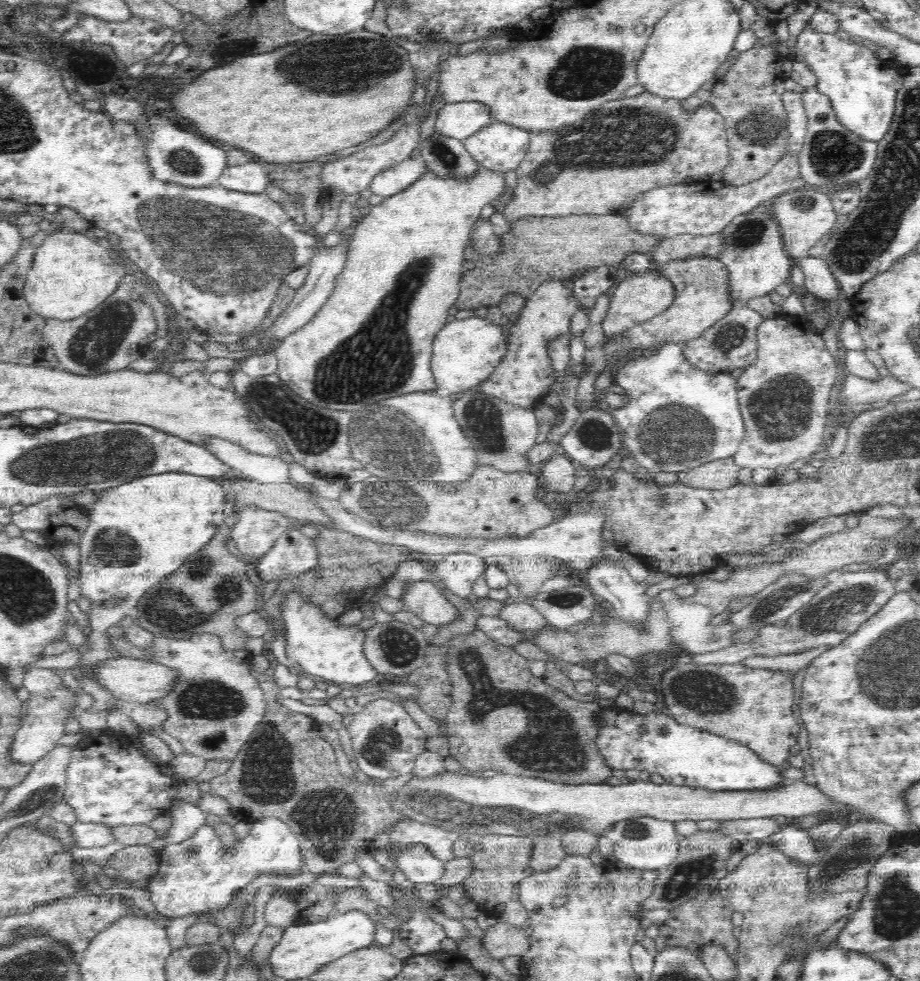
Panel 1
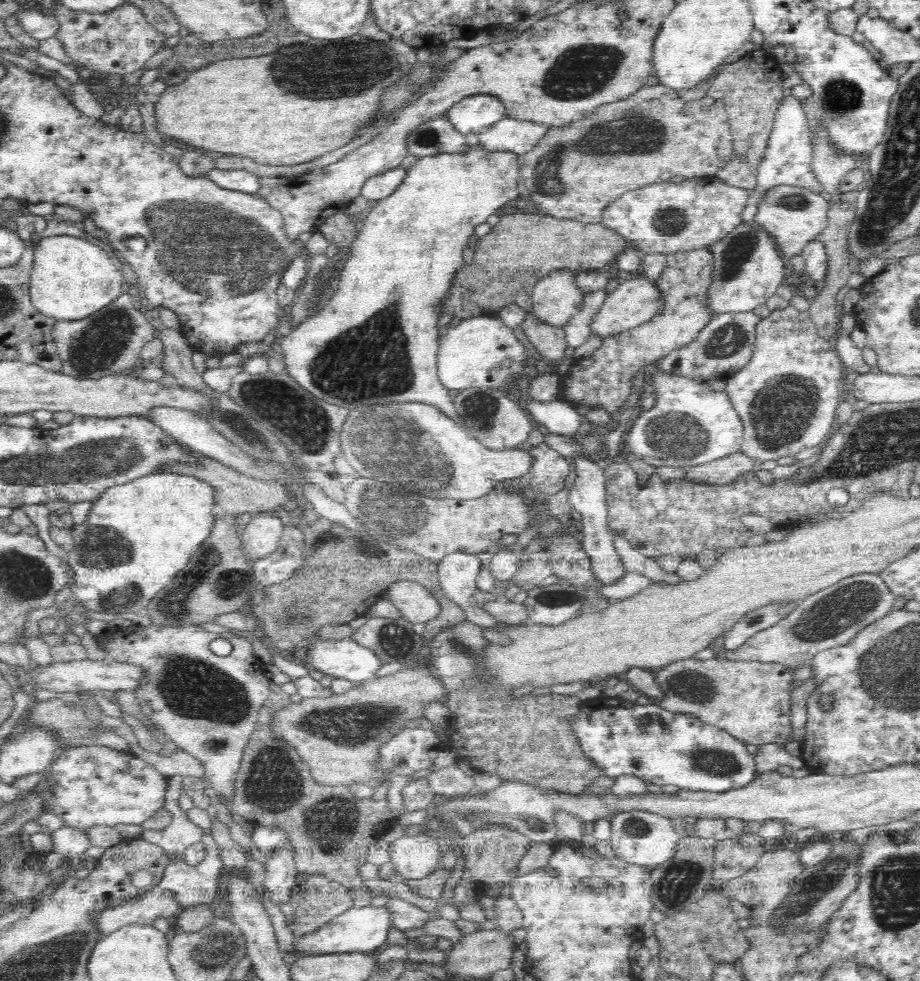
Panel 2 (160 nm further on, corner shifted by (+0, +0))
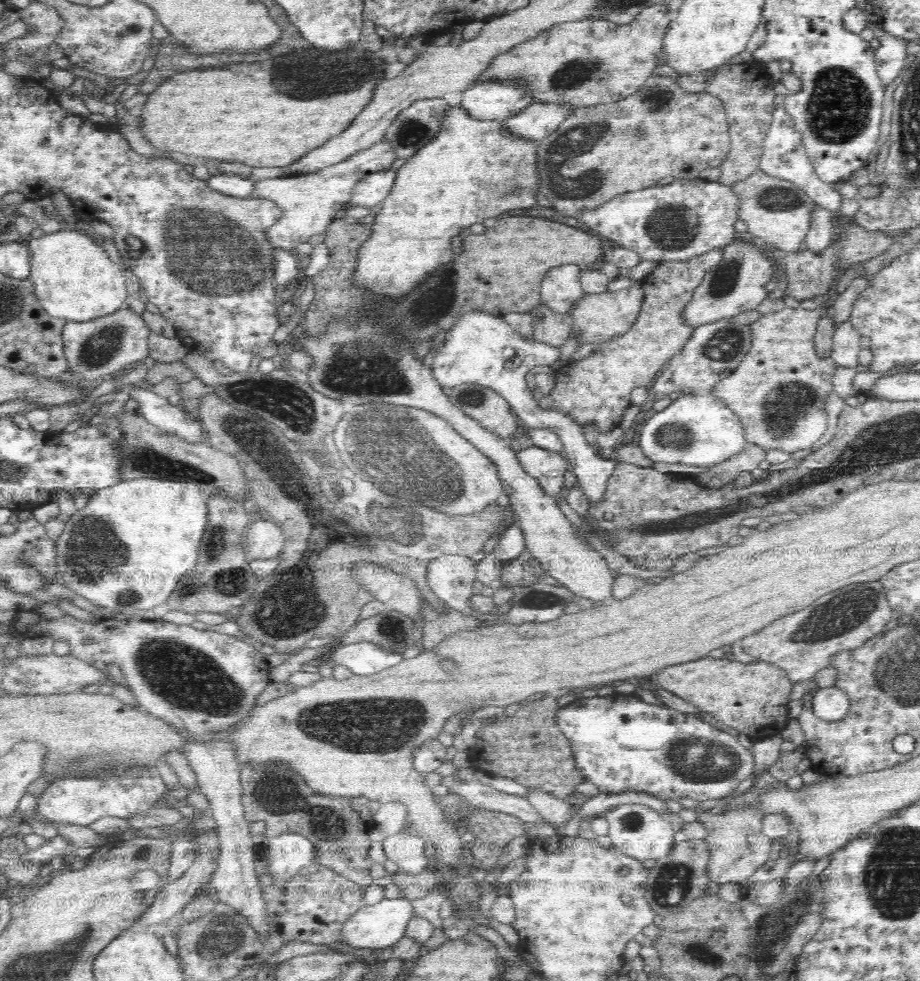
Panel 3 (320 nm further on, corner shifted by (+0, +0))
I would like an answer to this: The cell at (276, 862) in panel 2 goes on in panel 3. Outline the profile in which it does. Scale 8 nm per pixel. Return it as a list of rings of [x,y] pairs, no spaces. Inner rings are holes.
[[[298,833],[269,837],[264,852],[268,871],[278,880],[291,879],[300,869],[316,861],[316,845]]]

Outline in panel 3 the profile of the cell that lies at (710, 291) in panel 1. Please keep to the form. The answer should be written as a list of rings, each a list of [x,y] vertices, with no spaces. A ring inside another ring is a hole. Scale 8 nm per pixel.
[[[714,249],[685,261],[659,262],[649,275],[640,280],[643,290],[641,311],[638,318],[632,323],[630,330],[602,342],[590,356],[560,367],[556,371],[555,385],[551,394],[547,394],[538,401],[539,407],[544,410],[550,410],[550,408],[561,410],[570,416],[570,419],[574,419],[582,429],[596,427],[600,433],[604,433],[619,427],[624,418],[624,412],[632,406],[632,402],[629,400],[630,392],[638,386],[652,385],[654,376],[663,370],[674,354],[684,348],[686,341],[691,337],[695,327],[686,324],[682,318],[682,311],[692,298],[694,290],[700,286],[707,270],[718,266],[718,262],[722,262],[722,256],[724,256],[722,252],[722,249]]]

